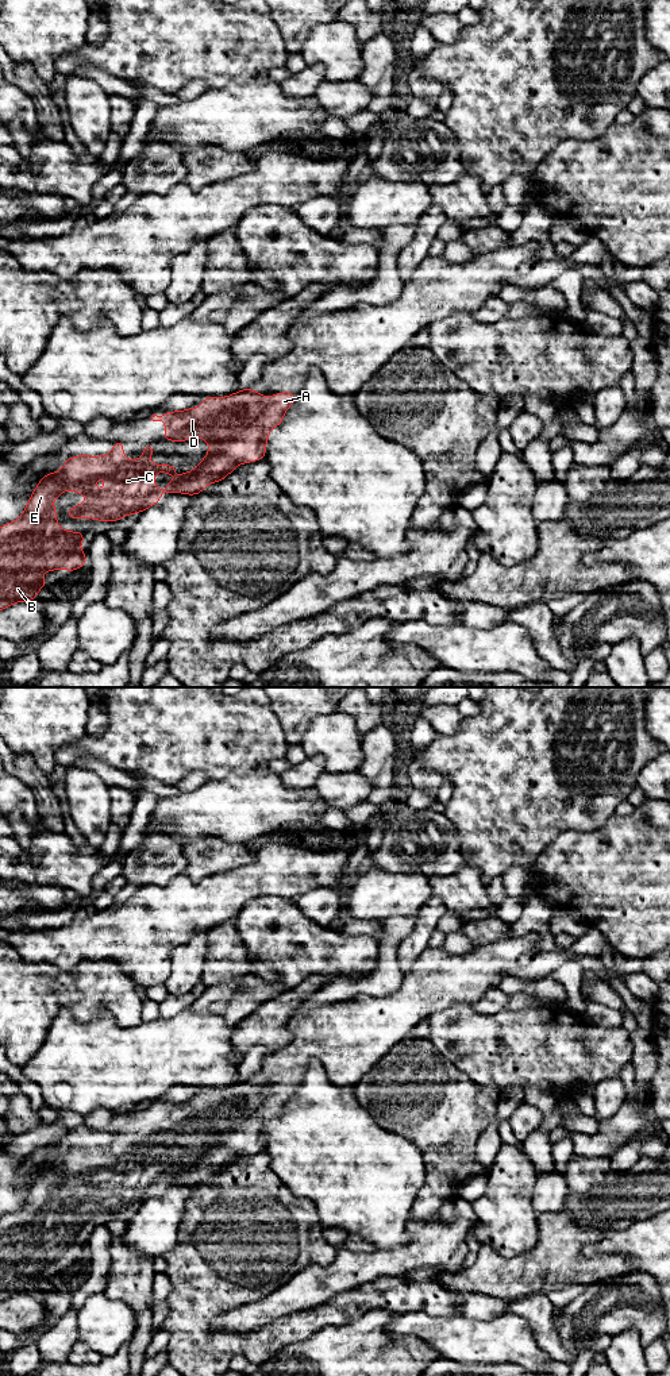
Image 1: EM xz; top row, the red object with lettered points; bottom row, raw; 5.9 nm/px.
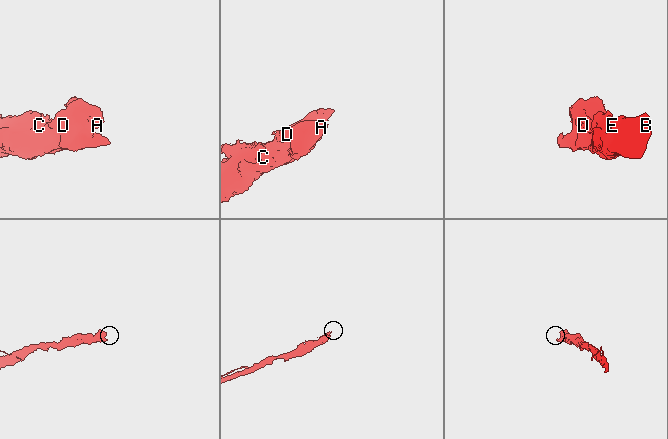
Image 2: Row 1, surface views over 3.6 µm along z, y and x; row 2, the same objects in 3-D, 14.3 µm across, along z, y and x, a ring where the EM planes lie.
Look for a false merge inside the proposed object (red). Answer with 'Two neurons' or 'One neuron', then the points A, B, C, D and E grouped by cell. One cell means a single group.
One neuron. Groups: A B C D E

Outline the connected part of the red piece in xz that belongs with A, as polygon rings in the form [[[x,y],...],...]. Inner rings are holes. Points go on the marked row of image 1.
[[[242,389],[238,393],[217,397],[203,397],[201,408],[190,408],[182,412],[166,412],[163,416],[153,415],[153,421],[166,421],[168,427],[162,440],[184,442],[200,436],[209,444],[208,456],[190,473],[182,473],[180,479],[165,485],[162,494],[154,486],[154,473],[161,471],[176,475],[174,465],[151,465],[146,458],[155,454],[154,444],[142,447],[143,456],[136,460],[127,460],[123,455],[124,442],[115,440],[113,450],[107,456],[72,456],[63,460],[63,469],[55,473],[46,473],[36,485],[23,514],[19,520],[0,527],[0,610],[20,601],[35,601],[36,591],[46,587],[45,575],[19,575],[23,570],[51,571],[66,568],[69,573],[86,564],[86,554],[78,550],[85,533],[68,532],[55,524],[57,513],[53,500],[66,489],[80,492],[89,500],[82,505],[69,509],[65,516],[69,519],[95,519],[101,521],[118,521],[119,519],[140,513],[149,506],[157,505],[162,496],[172,494],[176,489],[180,494],[197,496],[211,482],[220,482],[236,466],[246,462],[262,460],[266,454],[266,439],[272,428],[282,423],[284,413],[296,401],[297,393],[274,393],[272,398],[263,397],[251,389]],[[105,478],[108,485],[95,492],[95,479]]]

